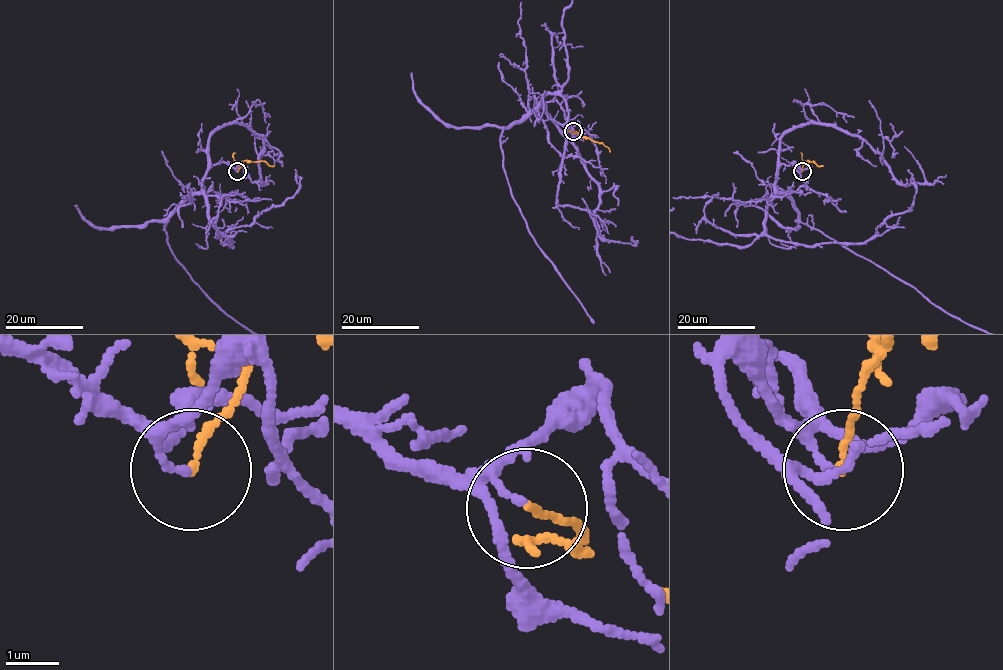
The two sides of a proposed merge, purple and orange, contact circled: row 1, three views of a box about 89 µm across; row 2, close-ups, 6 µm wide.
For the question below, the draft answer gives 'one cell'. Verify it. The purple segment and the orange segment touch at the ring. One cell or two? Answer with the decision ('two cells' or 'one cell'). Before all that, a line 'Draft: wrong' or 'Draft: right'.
Draft: wrong
two cells

